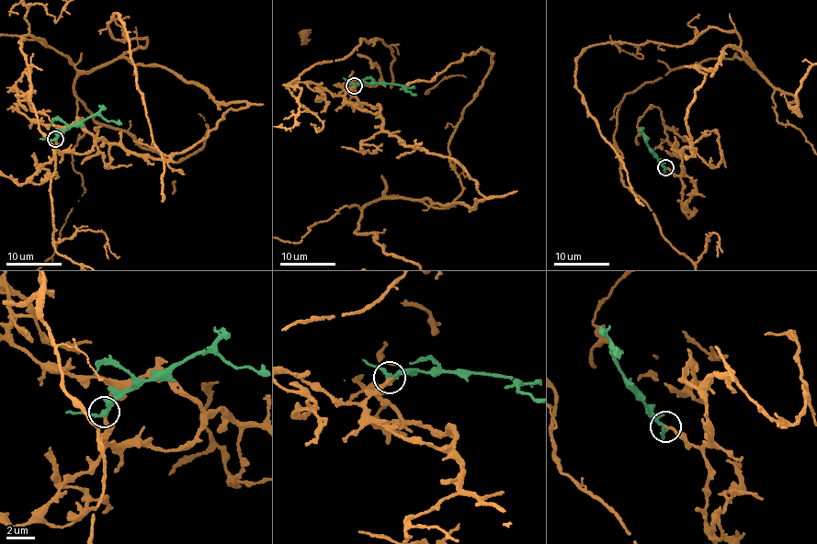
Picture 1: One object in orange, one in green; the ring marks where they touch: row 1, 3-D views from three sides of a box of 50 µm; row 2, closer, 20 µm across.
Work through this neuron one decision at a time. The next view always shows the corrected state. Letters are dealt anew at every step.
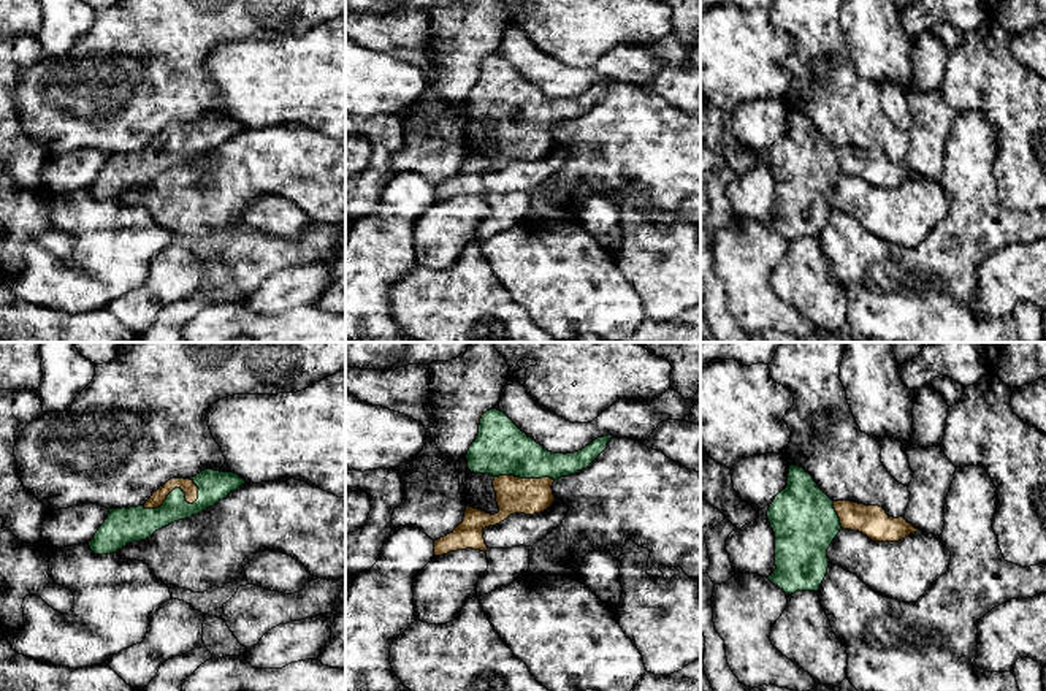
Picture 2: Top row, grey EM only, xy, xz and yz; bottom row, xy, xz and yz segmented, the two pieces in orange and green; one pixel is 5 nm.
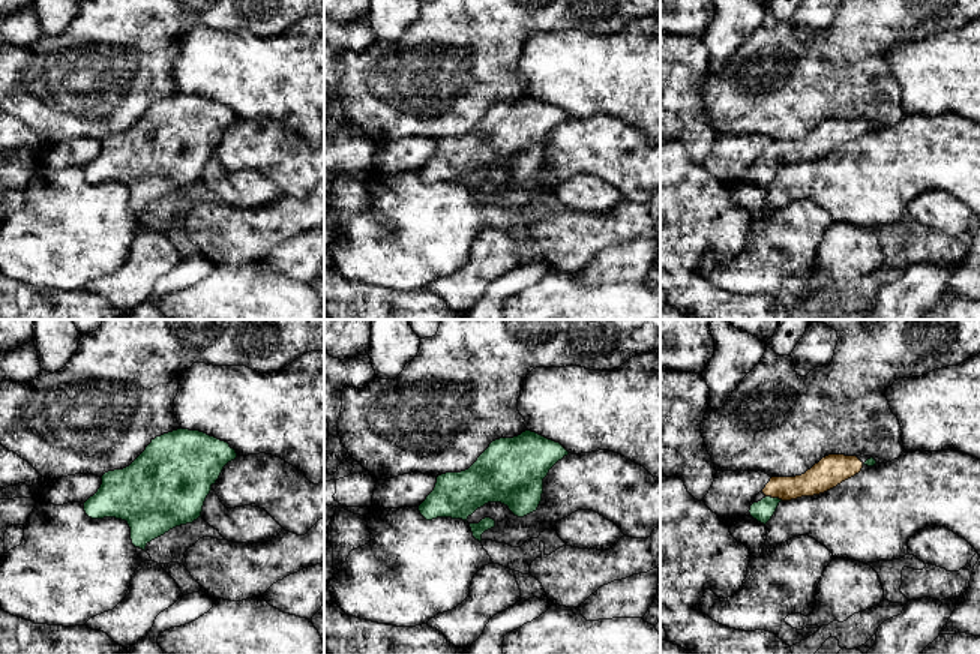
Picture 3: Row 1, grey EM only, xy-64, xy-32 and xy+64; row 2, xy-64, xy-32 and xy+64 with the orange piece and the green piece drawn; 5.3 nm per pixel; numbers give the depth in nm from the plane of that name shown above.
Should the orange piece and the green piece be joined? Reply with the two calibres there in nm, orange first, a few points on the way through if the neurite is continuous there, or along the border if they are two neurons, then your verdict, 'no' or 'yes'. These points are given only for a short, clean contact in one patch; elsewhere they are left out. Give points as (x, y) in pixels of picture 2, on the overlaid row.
70 nm thick on the orange side, 160 nm on the other; yes

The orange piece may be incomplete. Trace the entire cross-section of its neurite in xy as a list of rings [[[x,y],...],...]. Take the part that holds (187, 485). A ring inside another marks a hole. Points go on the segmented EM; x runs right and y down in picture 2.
[[[204,469],[195,477],[173,477],[138,507],[109,509],[89,542],[95,555],[111,555],[127,544],[149,539],[155,531],[216,506],[246,483],[235,472]]]

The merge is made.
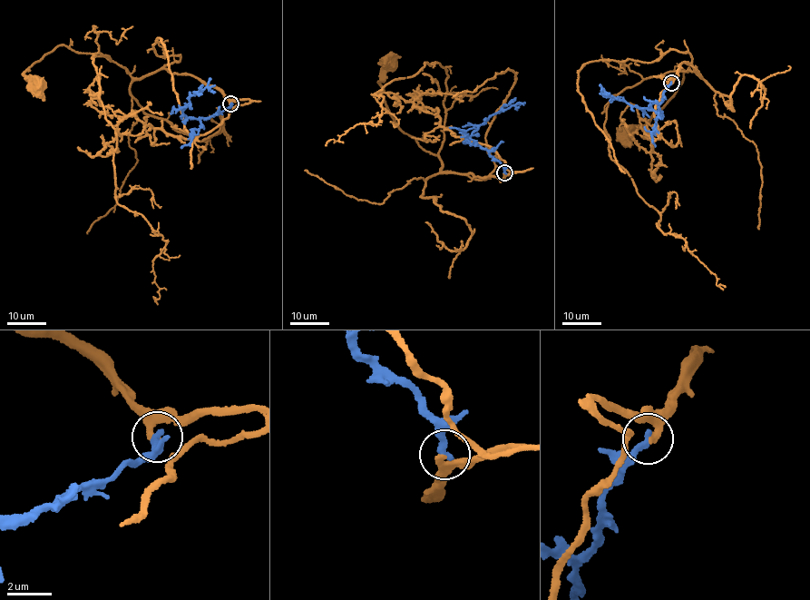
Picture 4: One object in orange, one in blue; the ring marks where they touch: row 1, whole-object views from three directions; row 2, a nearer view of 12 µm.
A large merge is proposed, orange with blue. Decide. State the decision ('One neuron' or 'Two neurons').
Two neurons

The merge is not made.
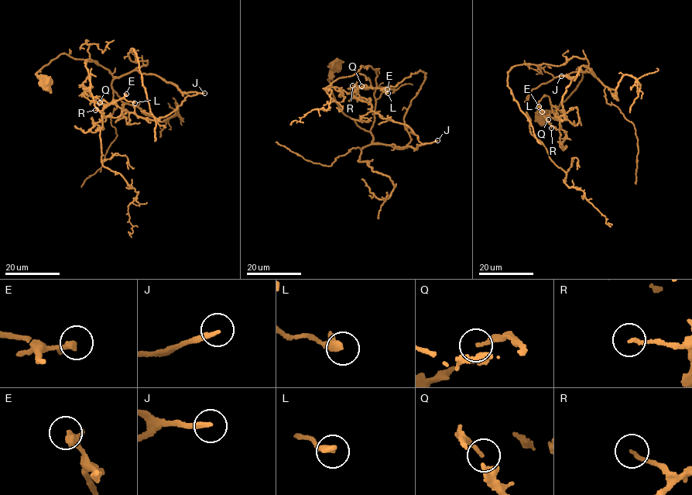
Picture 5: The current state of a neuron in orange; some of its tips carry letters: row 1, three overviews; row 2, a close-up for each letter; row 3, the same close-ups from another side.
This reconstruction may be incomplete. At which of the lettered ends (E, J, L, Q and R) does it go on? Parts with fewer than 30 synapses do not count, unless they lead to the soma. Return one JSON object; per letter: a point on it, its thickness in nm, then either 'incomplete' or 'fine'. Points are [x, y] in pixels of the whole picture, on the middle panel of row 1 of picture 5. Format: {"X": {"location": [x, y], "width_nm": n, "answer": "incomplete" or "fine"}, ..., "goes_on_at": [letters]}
{"E": {"location": [387, 89], "width_nm": 360, "answer": "fine"}, "J": {"location": [437, 140], "width_nm": 220, "answer": "incomplete"}, "L": {"location": [388, 93], "width_nm": 280, "answer": "fine"}, "Q": {"location": [361, 86], "width_nm": 160, "answer": "fine"}, "R": {"location": [352, 85], "width_nm": 160, "answer": "fine"}, "goes_on_at": ["J"]}

